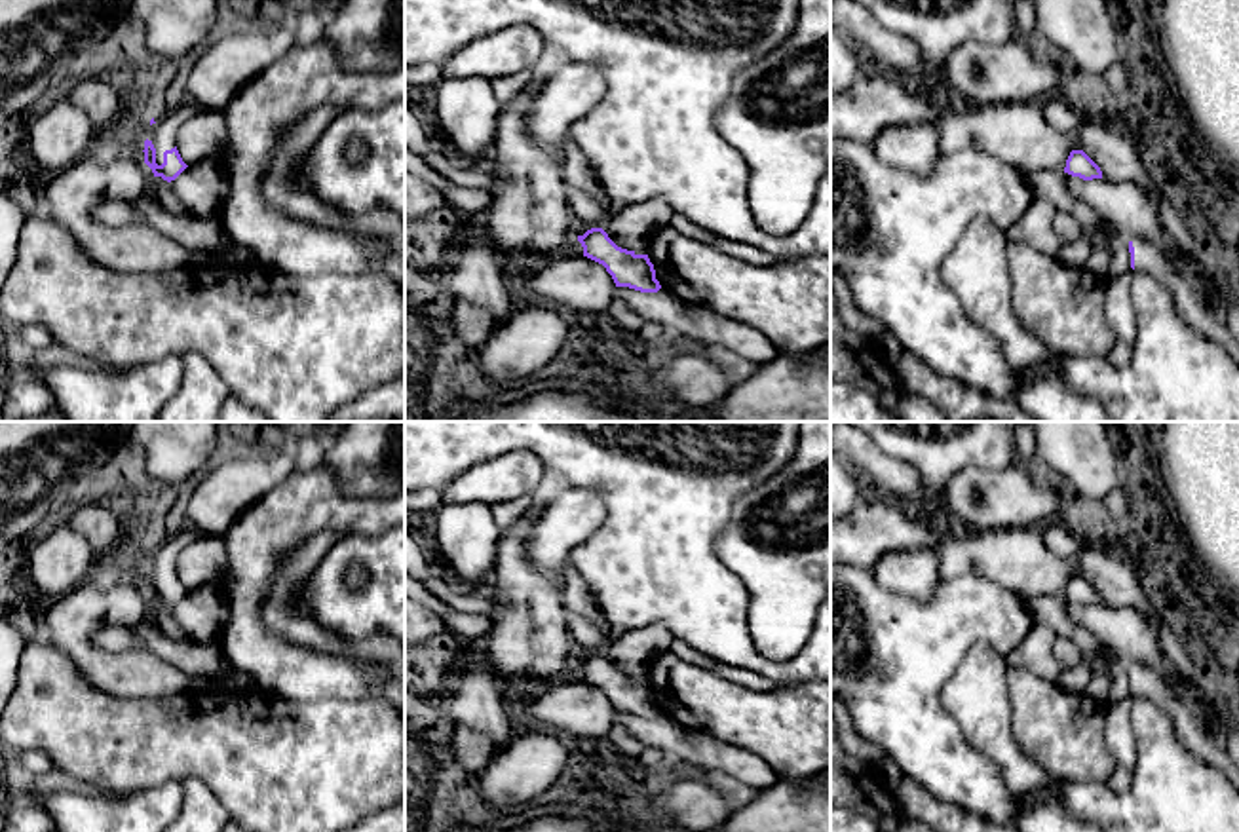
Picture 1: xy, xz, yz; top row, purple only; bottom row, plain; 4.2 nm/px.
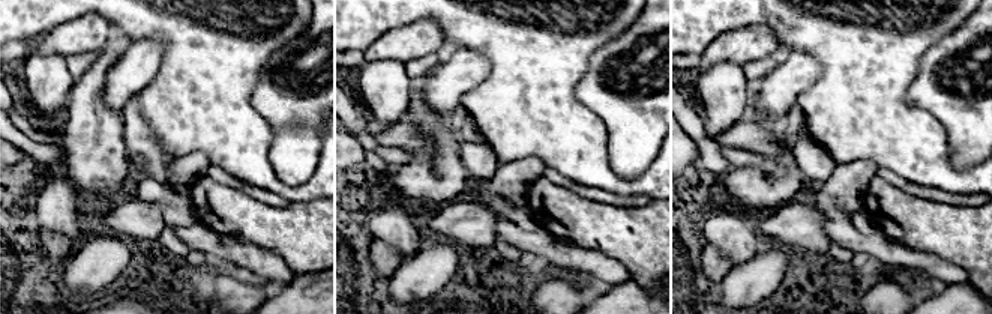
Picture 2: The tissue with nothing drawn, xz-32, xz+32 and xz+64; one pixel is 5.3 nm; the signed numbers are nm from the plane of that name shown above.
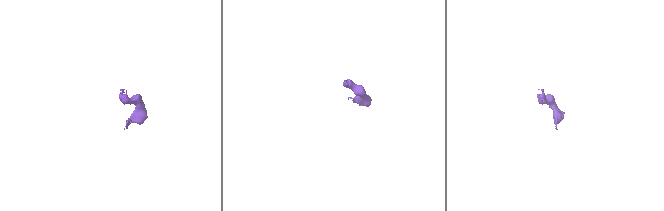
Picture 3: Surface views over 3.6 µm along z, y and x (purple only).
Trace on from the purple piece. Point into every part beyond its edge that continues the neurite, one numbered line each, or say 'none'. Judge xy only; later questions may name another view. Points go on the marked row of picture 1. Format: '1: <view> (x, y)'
1: xy (162, 133)

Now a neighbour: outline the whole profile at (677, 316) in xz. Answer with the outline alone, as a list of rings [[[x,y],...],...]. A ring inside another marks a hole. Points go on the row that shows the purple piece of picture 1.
[[[616,287],[614,296],[621,298],[644,321],[661,325],[669,336],[682,334],[707,344],[720,344],[739,357],[760,365],[781,355],[762,331],[716,313],[707,306],[686,302],[671,291],[640,293],[629,287]]]

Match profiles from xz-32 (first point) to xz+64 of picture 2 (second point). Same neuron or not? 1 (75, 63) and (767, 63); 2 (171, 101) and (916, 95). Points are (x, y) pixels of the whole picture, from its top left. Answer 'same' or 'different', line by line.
1: same
2: different

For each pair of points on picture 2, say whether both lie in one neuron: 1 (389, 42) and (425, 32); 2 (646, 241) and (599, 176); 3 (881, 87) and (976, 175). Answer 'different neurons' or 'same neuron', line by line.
1: same neuron
2: different neurons
3: same neuron

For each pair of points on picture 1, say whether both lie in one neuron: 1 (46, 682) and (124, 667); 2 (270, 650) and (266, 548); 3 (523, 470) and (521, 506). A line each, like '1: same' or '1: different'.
1: different
2: same
3: different

